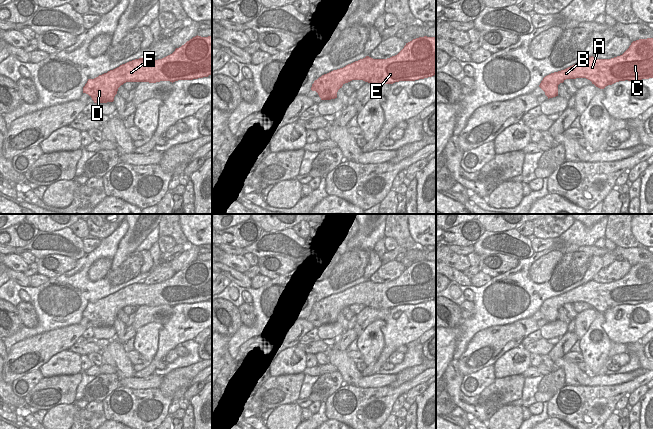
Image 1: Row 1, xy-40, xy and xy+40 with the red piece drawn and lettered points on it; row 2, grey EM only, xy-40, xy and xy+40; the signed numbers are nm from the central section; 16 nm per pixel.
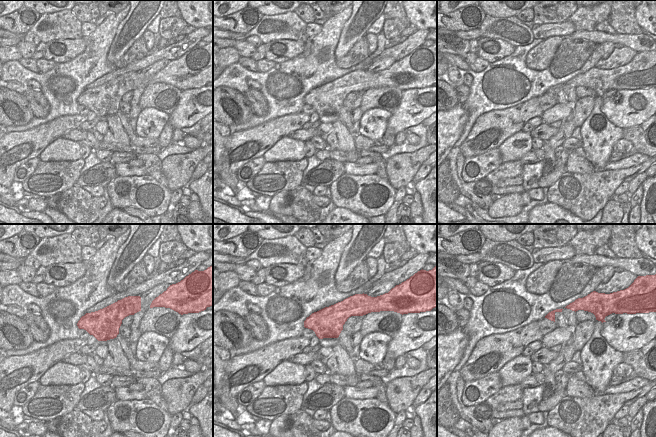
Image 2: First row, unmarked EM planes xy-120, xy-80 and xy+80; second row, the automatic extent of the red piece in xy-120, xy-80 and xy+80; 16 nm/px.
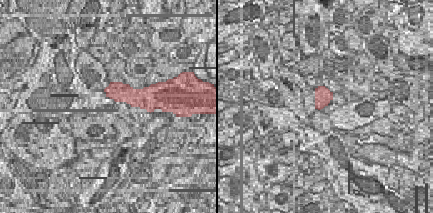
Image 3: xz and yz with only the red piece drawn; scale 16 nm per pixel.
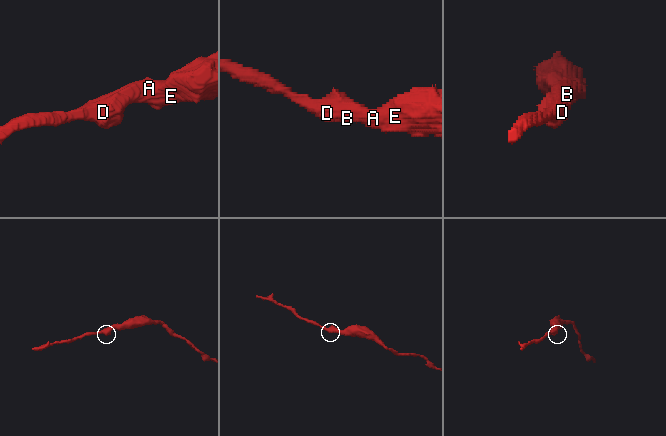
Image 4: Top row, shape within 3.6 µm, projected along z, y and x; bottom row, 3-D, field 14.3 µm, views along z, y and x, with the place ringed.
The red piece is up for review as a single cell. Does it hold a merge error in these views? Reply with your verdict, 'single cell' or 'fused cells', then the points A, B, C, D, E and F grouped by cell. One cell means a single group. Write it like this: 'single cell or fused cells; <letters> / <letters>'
single cell; A B C D E F

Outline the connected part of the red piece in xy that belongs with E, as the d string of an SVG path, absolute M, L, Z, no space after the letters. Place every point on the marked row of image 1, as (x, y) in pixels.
M419 37L406 43L395 56L387 59L363 59L322 75L312 84L321 100L337 98L337 92L352 80L382 85L415 81L436 75L436 37Z

